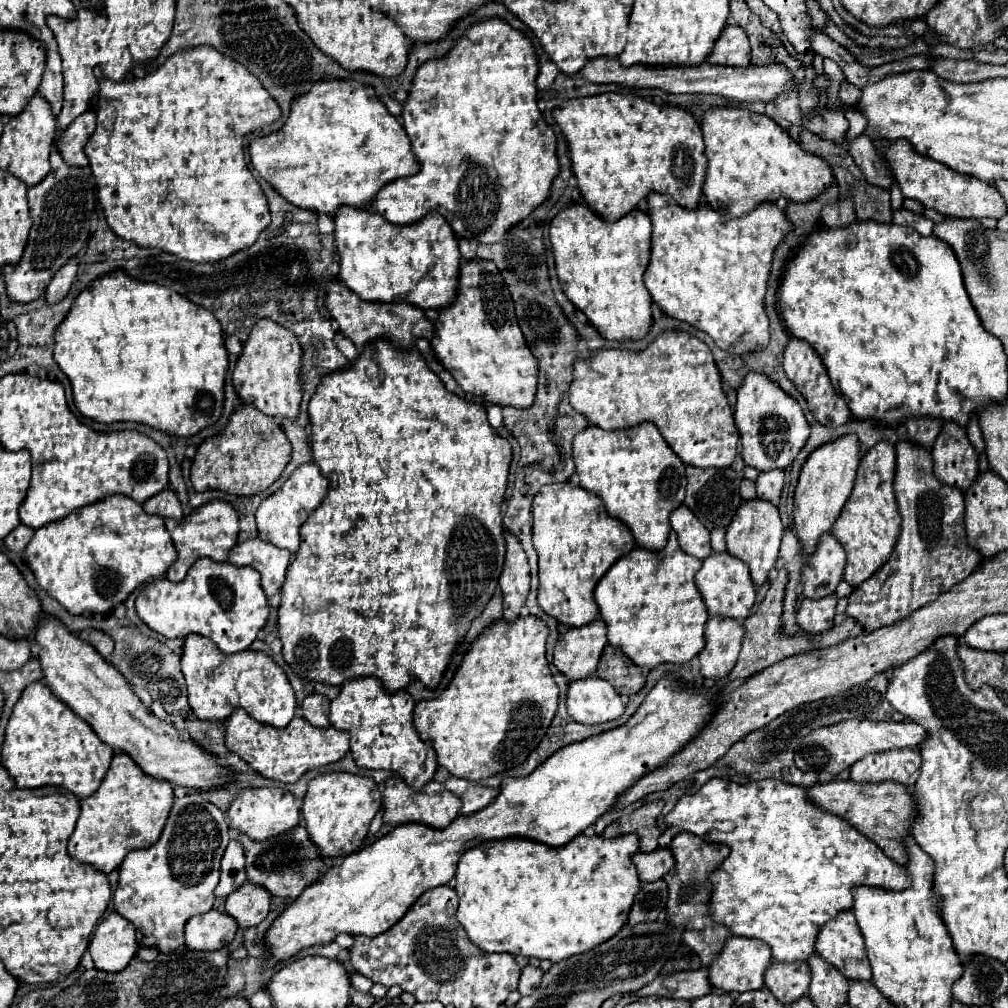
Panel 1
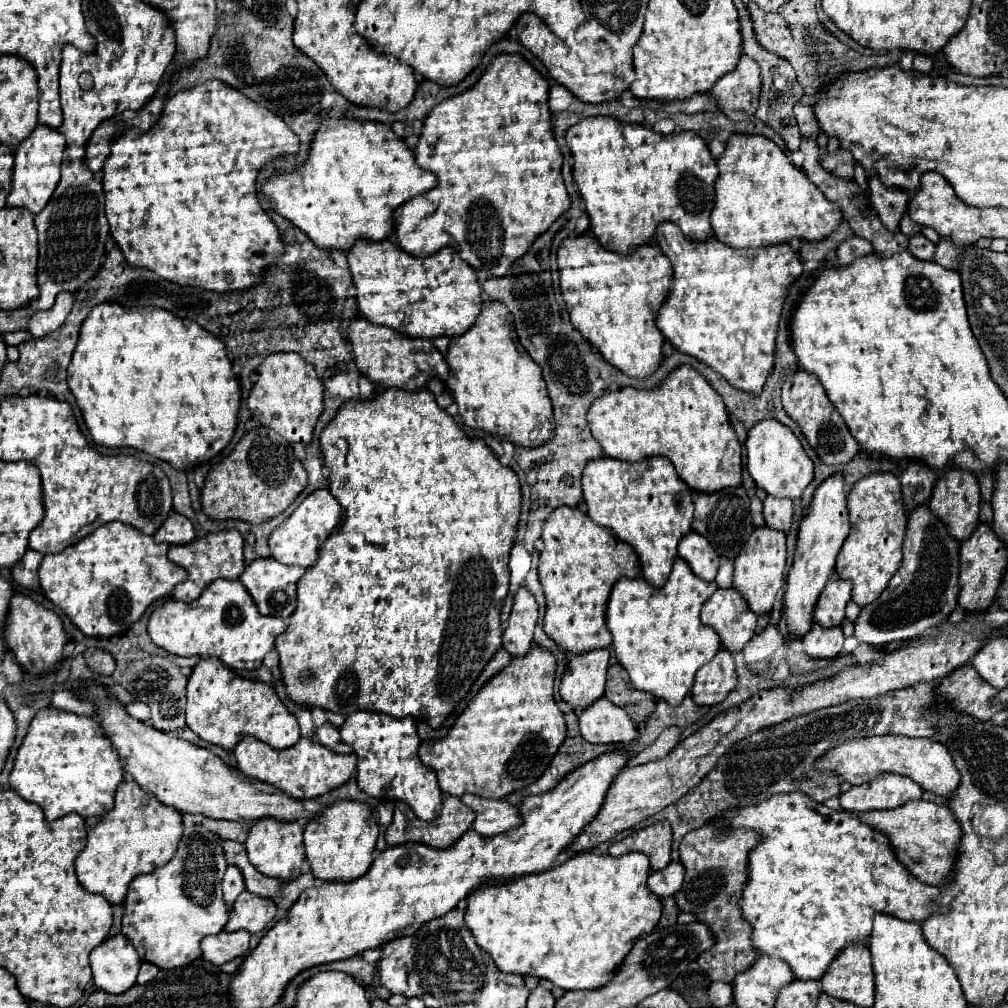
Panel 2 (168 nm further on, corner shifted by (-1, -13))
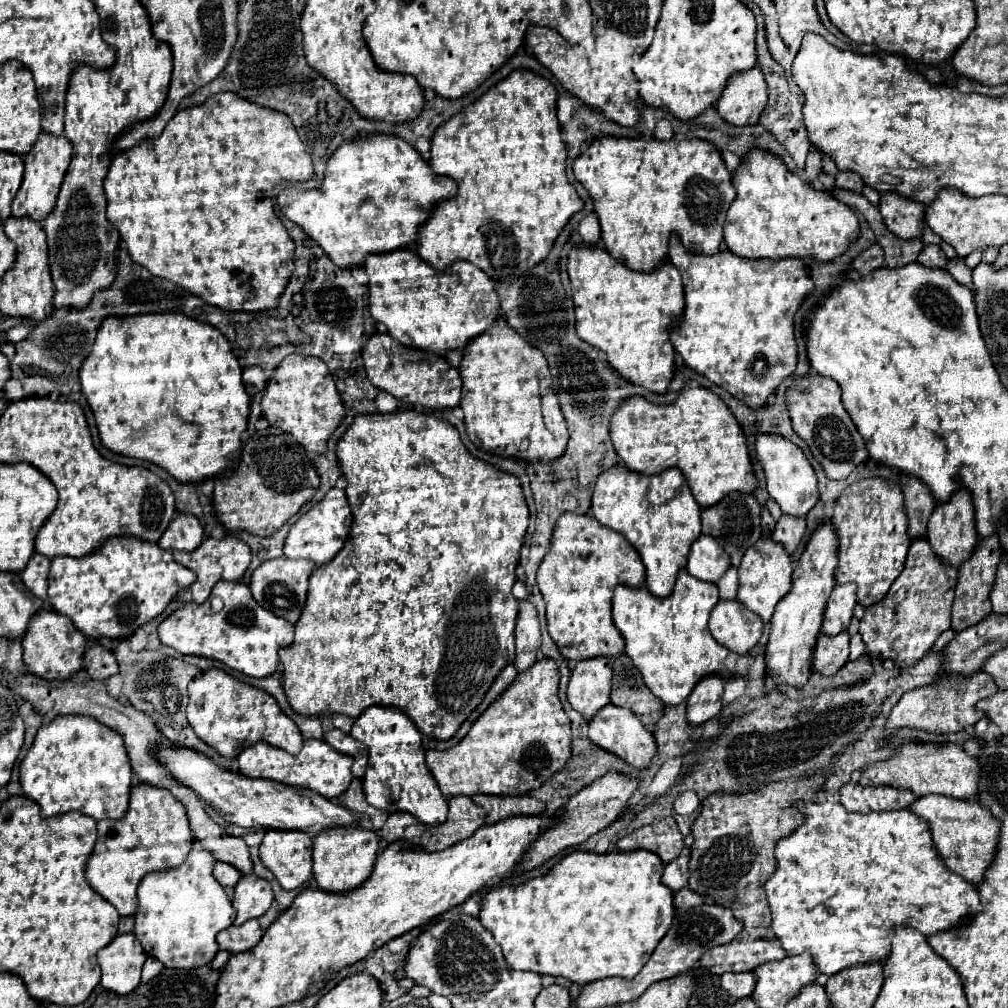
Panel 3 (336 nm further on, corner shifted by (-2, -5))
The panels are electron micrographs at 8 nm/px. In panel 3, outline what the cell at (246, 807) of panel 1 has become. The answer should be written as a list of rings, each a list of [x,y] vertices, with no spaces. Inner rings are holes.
[[[267,830],[263,836],[263,842],[259,846],[259,858],[275,874],[275,878],[283,890],[299,890],[299,888],[305,888],[305,884],[313,878],[311,846],[313,846],[313,840],[307,832]]]

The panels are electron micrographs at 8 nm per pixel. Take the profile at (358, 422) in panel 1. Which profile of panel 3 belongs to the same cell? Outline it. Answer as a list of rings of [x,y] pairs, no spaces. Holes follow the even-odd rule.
[[[405,410],[397,414],[363,414],[357,416],[351,428],[337,444],[337,458],[341,470],[347,478],[347,500],[353,510],[353,530],[343,546],[343,550],[327,564],[319,566],[309,578],[309,594],[305,610],[295,624],[295,642],[289,648],[279,650],[283,664],[283,690],[297,714],[321,716],[321,714],[345,714],[357,718],[369,706],[393,706],[403,710],[419,728],[421,734],[433,740],[449,740],[455,736],[459,726],[469,718],[469,714],[481,704],[487,690],[499,676],[499,672],[515,662],[515,620],[517,620],[517,600],[511,588],[517,580],[515,568],[519,564],[519,550],[523,546],[529,510],[521,484],[515,476],[499,472],[491,464],[485,464],[469,454],[463,446],[459,432],[449,422],[437,420],[427,412]]]

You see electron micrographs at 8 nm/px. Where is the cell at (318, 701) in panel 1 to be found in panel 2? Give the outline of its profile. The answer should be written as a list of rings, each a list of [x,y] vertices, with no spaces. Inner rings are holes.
[[[326,722],[324,726],[318,726],[314,728],[314,740],[320,742],[322,746],[334,750],[334,752],[352,752],[350,746],[346,746],[342,740],[340,740],[340,732],[336,726],[332,726],[330,722]]]

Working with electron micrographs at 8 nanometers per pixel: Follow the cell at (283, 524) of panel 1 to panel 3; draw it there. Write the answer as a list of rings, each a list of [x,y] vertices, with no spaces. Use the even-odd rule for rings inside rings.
[[[333,488],[319,504],[315,504],[307,514],[303,514],[297,524],[291,526],[283,552],[287,558],[305,558],[321,566],[331,558],[335,558],[335,554],[343,548],[347,534],[351,530],[351,522],[353,522],[353,514],[351,514],[345,490]]]

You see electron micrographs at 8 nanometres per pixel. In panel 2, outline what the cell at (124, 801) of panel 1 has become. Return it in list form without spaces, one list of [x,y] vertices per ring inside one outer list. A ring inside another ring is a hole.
[[[134,780],[120,782],[114,808],[104,816],[88,820],[88,836],[82,854],[76,858],[78,882],[92,894],[106,896],[108,902],[122,902],[134,876],[164,866],[176,852],[182,836],[182,814],[144,792]]]

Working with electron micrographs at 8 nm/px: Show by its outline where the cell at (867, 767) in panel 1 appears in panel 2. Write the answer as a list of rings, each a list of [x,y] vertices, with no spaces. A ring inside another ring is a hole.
[[[880,774],[874,782],[866,782],[866,786],[852,786],[848,792],[840,794],[840,806],[856,812],[896,808],[908,800],[920,800],[922,792],[922,786],[918,786],[912,778]]]

